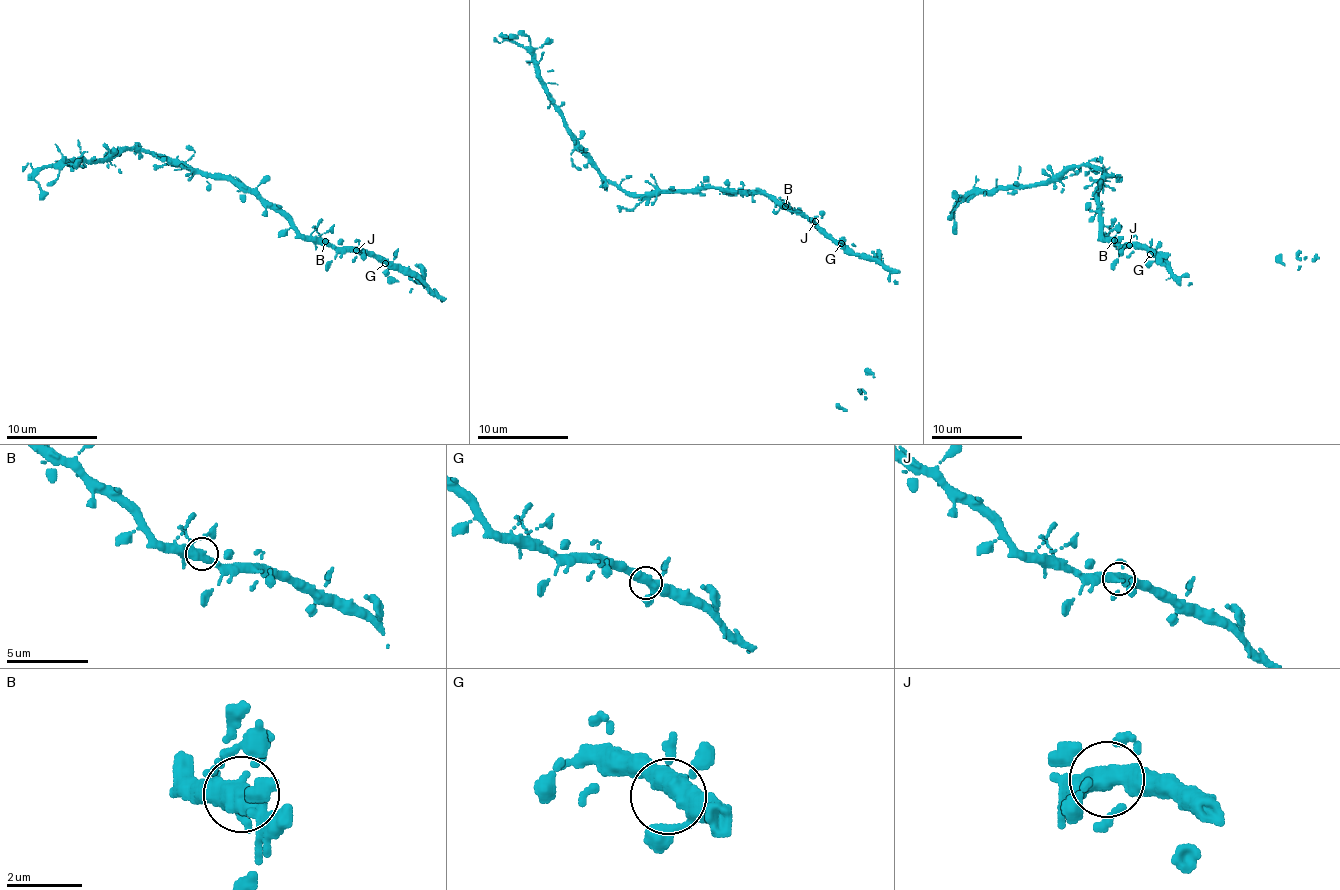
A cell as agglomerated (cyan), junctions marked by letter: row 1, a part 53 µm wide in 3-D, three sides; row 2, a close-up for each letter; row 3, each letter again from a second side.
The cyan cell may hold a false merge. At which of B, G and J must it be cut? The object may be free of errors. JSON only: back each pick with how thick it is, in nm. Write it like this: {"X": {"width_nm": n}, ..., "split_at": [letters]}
{"split_at": []}

